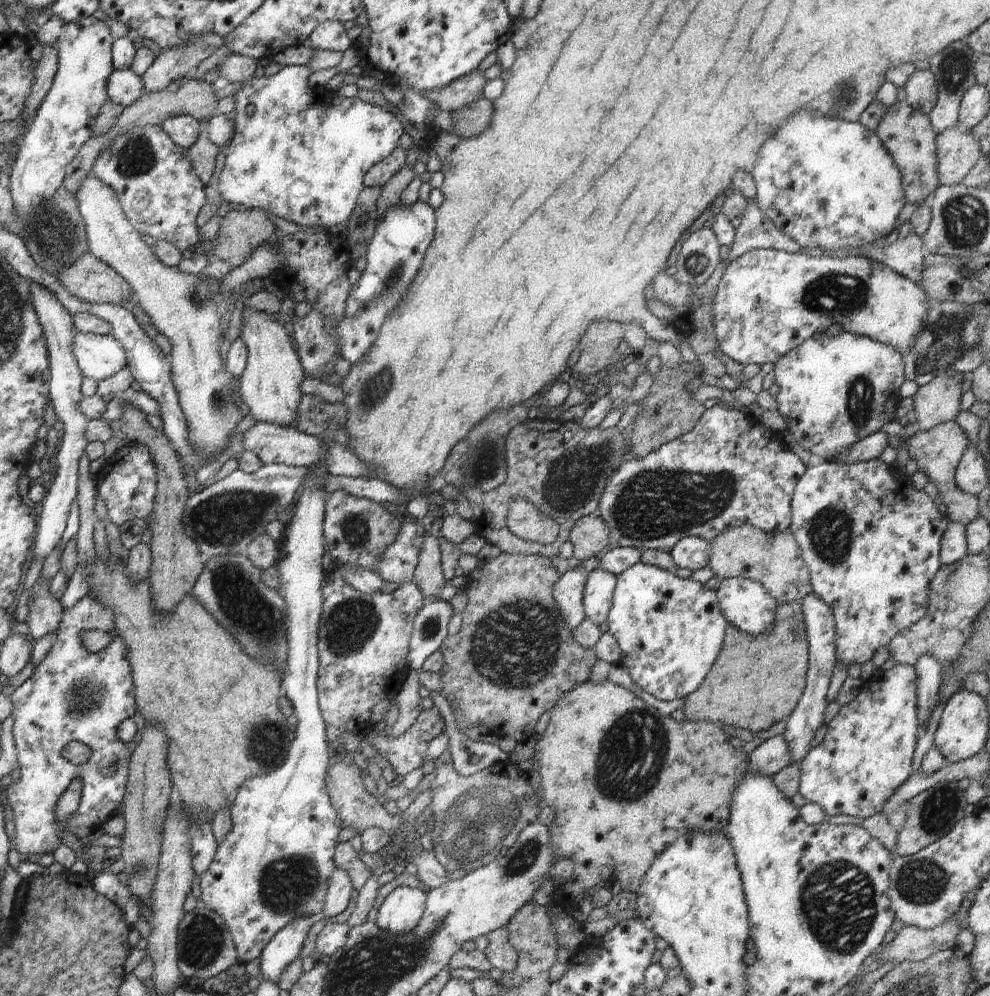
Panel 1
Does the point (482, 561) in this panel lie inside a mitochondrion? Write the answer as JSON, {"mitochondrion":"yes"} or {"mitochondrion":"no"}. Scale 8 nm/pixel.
{"mitochondrion":"no"}

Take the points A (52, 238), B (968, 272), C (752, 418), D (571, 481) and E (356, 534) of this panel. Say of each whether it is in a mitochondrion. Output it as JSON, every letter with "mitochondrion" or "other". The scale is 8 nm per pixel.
{"A":"mitochondrion","B":"mitochondrion","C":"other","D":"mitochondrion","E":"mitochondrion"}

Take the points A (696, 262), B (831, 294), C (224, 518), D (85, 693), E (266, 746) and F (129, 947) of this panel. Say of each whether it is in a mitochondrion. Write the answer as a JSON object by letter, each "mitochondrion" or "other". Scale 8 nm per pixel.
{"A":"mitochondrion","B":"mitochondrion","C":"mitochondrion","D":"mitochondrion","E":"mitochondrion","F":"other"}

